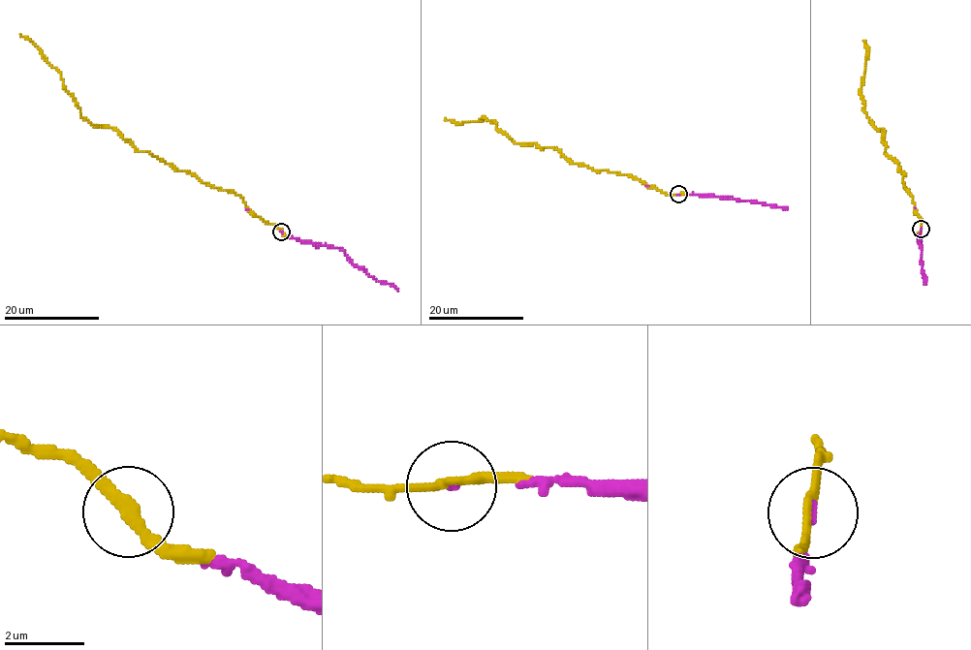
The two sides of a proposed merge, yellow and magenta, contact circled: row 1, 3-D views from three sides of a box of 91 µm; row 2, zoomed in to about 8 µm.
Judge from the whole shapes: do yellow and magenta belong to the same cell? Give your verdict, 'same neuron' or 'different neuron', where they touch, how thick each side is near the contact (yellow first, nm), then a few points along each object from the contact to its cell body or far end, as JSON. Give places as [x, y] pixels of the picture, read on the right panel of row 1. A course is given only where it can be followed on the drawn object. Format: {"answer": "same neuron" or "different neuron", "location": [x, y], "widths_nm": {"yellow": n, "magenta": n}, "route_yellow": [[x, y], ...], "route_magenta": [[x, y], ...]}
{"answer": "same neuron", "location": [921, 229], "widths_nm": {"yellow": 260, "magenta": 140}, "route_yellow": [[920, 229], [904, 174], [886, 154], [884, 131], [877, 130], [862, 108], [868, 49], [863, 42]], "route_magenta": [[920, 229], [924, 283]]}

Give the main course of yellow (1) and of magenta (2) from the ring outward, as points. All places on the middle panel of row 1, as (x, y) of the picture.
1: (678, 194), (661, 192), (627, 173), (574, 164), (558, 149), (516, 144), (485, 118), (456, 124), (444, 118)
2: (678, 194), (733, 198), (788, 207)

